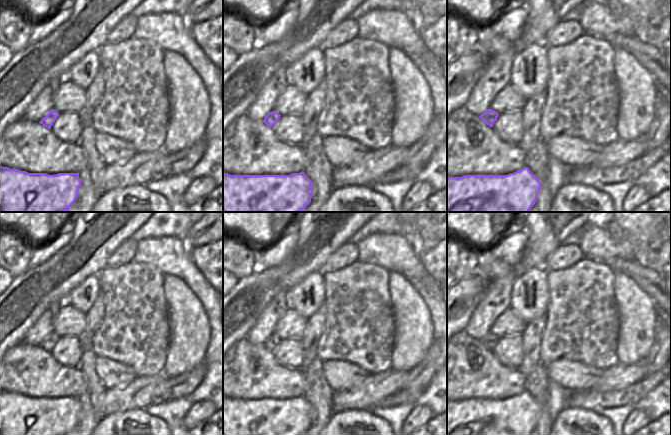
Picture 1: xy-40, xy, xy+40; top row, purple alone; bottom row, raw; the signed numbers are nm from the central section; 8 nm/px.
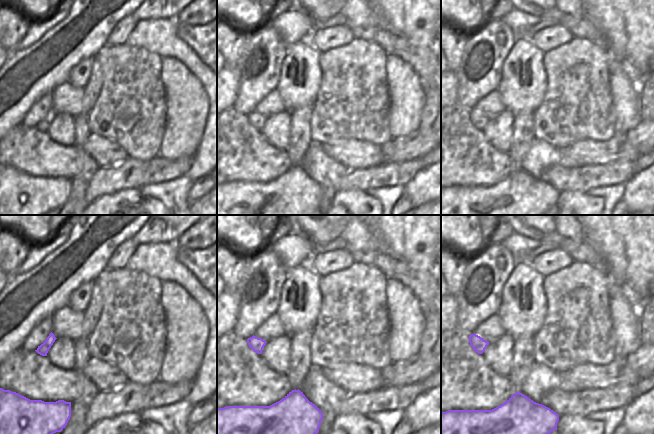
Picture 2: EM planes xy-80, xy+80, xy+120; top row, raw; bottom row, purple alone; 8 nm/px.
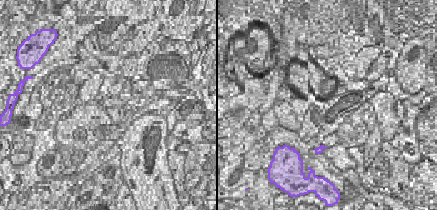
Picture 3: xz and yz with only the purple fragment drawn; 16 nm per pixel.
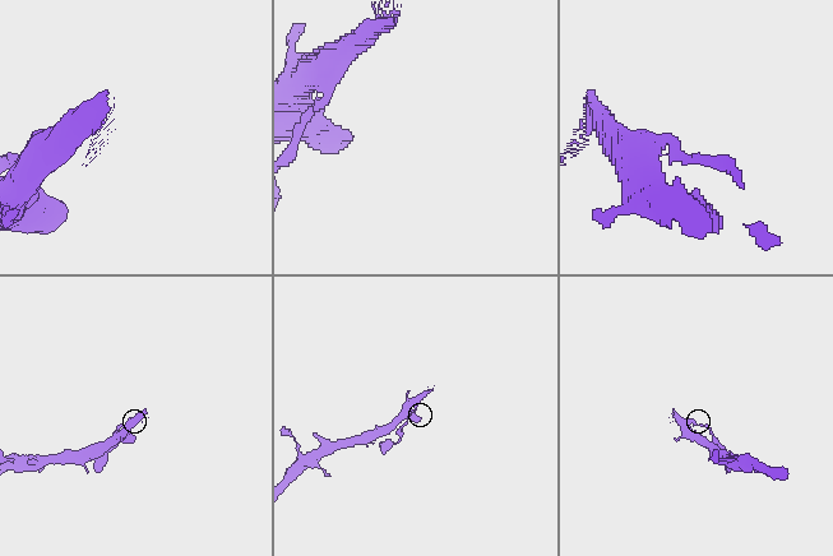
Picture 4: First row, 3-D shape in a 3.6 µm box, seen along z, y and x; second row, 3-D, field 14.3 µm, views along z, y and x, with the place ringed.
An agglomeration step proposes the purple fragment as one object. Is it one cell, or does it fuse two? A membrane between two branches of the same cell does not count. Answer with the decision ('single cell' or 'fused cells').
fused cells

